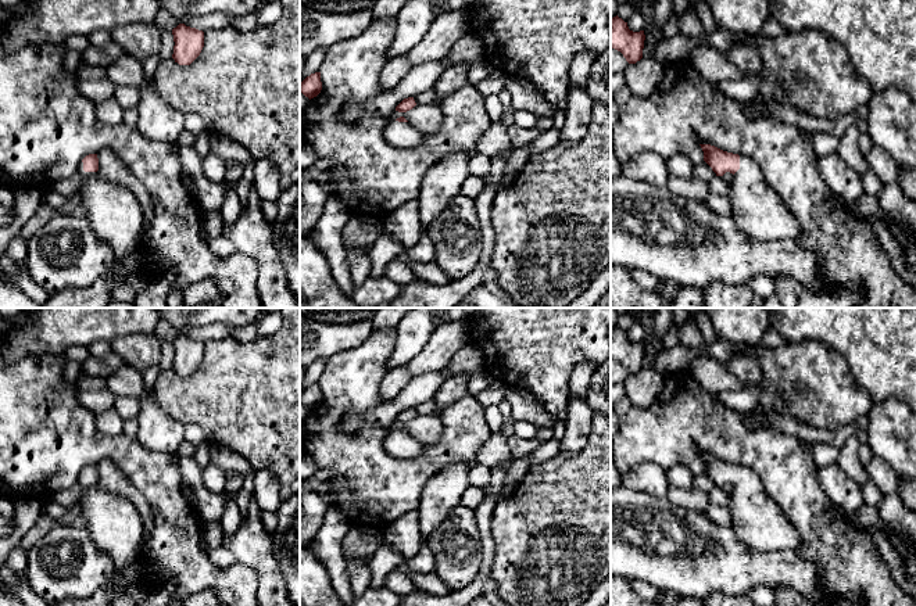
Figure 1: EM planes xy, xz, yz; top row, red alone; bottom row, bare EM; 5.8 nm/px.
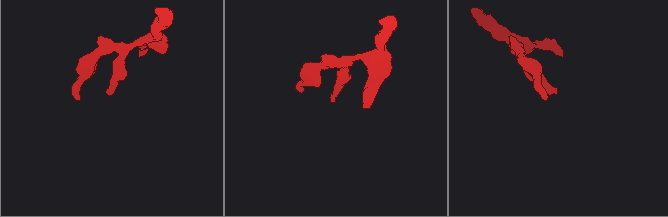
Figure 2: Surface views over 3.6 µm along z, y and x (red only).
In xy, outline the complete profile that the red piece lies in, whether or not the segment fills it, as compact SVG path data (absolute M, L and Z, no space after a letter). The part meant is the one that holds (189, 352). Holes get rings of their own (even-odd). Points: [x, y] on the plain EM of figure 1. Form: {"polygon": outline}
{"polygon": "M179 334L172 340L172 345L175 352L172 369L179 376L190 376L204 358L204 343Z"}

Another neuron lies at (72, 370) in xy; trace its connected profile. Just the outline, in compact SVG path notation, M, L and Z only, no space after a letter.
M76 361L68 362L64 369L64 380L69 384L76 384L80 376L80 367L82 367L80 362Z

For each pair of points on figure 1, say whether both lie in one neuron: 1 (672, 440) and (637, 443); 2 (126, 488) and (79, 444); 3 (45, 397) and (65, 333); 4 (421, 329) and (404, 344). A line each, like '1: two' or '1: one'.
1: one
2: two
3: two
4: one

